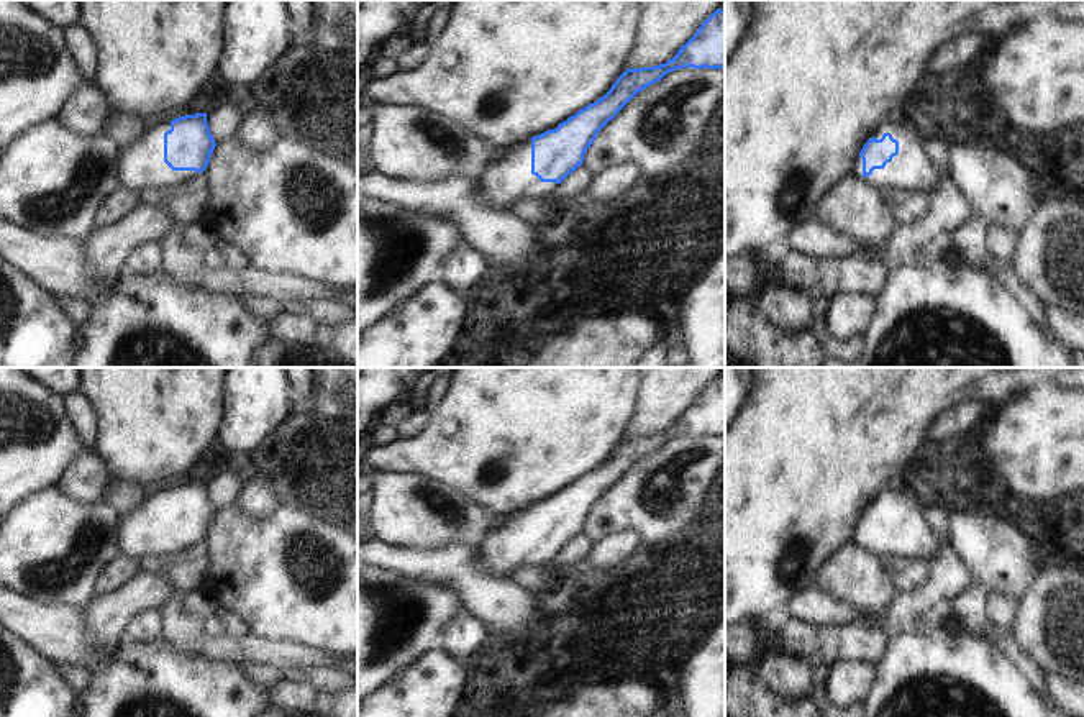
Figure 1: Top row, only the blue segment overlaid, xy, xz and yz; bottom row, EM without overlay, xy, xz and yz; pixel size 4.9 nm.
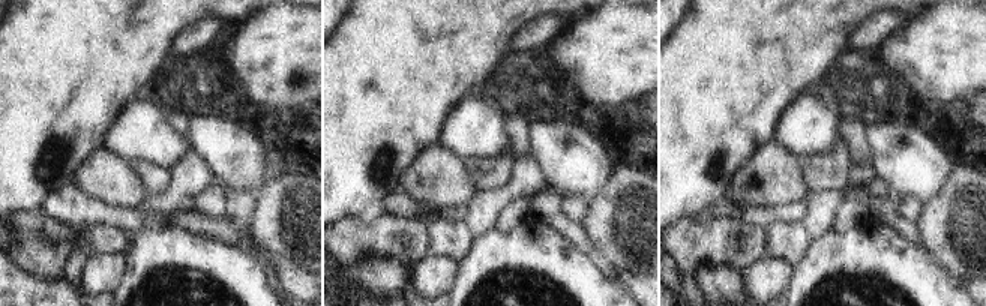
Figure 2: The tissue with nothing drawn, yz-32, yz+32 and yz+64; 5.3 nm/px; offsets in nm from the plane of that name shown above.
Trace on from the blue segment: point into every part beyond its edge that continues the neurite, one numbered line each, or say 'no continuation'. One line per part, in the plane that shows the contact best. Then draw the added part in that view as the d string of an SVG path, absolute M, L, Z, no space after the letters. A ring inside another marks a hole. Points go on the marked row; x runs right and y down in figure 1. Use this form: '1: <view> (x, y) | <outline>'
1: yz (910, 169) | M886 121L874 133L874 138L881 139L884 133L890 133L899 141L899 154L884 169L874 169L864 179L879 190L894 187L931 192L938 185L938 174L923 148L923 138L907 125L890 121Z

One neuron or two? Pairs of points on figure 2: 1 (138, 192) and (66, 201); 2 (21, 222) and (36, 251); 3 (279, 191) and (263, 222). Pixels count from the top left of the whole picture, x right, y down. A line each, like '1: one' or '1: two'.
1: two
2: one
3: one

